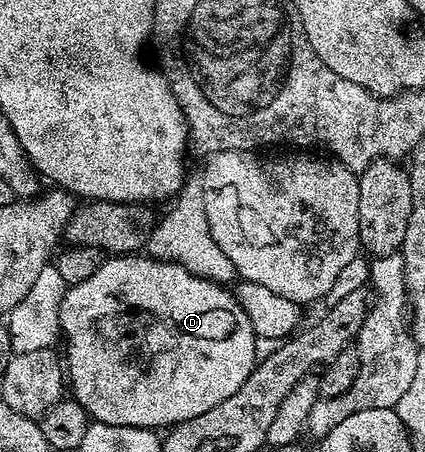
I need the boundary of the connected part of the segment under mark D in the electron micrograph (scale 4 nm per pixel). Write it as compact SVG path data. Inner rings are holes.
M144 253L114 255L106 258L104 262L95 269L95 273L91 274L91 277L87 277L85 281L80 281L79 284L70 286L68 290L66 290L65 296L62 297L62 305L59 309L59 321L61 322L60 334L63 336L63 343L65 341L65 355L63 351L63 359L67 364L67 383L68 386L69 383L73 386L73 391L71 391L72 398L76 399L79 405L83 405L83 409L89 414L90 420L98 423L106 423L107 425L115 425L116 427L148 427L150 429L162 429L161 427L165 427L164 429L169 429L178 423L187 421L191 417L199 417L203 413L207 413L207 409L215 409L215 405L219 405L219 401L227 401L227 397L231 397L231 393L235 393L235 389L239 389L239 385L243 385L243 381L247 381L247 377L252 373L254 367L256 367L259 362L259 354L257 355L259 337L253 332L251 321L247 321L247 313L243 313L243 309L239 305L236 294L234 294L228 286L220 283L213 283L209 279L193 275L177 263L168 263L162 259L150 259L149 256Z

